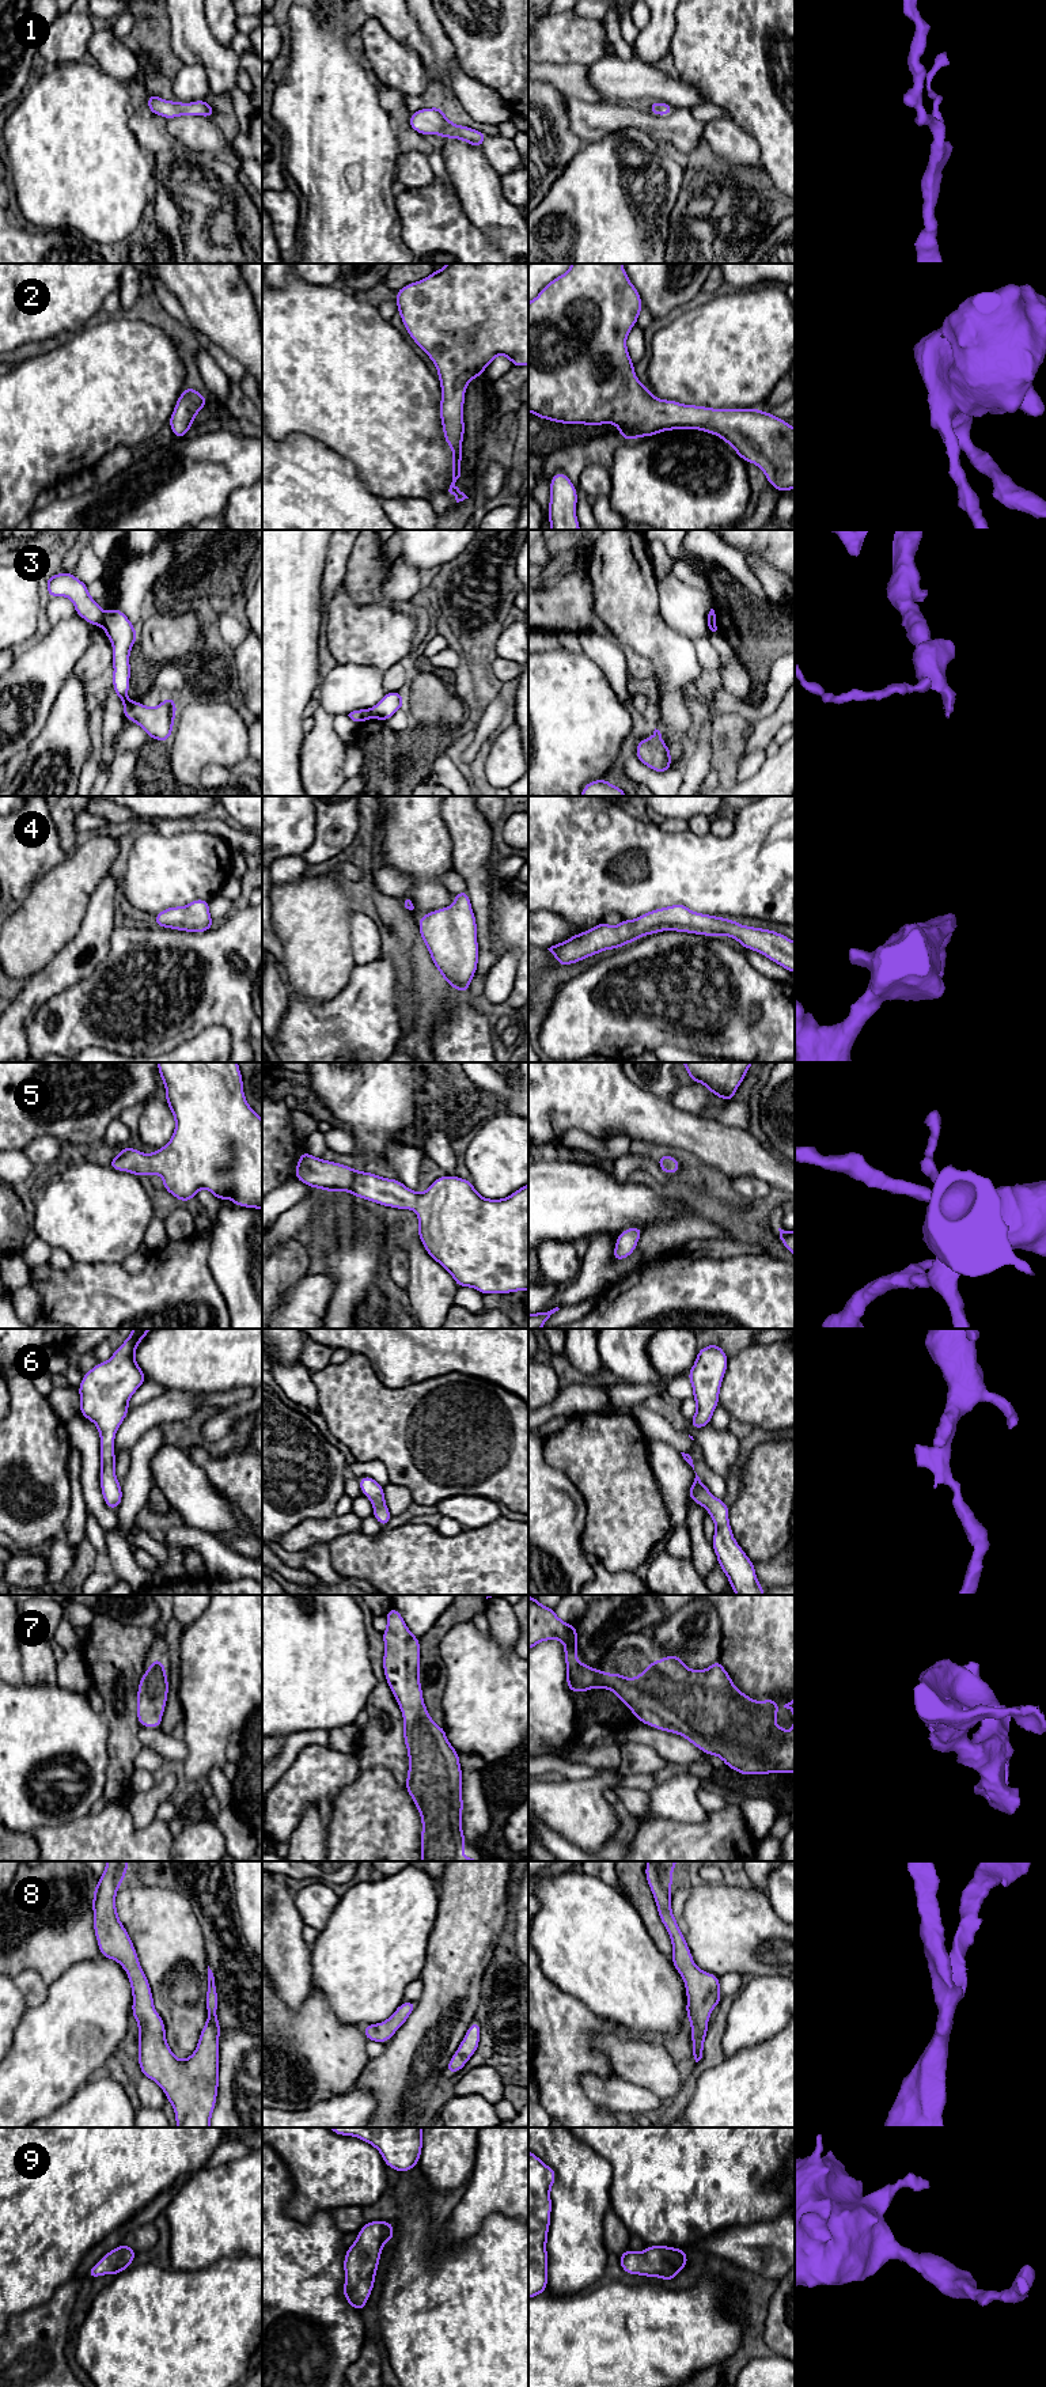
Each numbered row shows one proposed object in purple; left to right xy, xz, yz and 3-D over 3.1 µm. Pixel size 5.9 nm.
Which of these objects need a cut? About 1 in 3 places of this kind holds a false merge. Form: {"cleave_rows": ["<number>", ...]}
{"cleave_rows": ["3"]}

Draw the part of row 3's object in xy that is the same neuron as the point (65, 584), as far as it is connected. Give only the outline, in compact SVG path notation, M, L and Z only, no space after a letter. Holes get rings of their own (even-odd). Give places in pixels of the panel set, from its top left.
M65 571L53 576L48 575L46 587L52 599L68 596L73 602L75 613L88 624L95 626L103 625L105 611L99 607L98 602L90 596L88 586L71 572Z

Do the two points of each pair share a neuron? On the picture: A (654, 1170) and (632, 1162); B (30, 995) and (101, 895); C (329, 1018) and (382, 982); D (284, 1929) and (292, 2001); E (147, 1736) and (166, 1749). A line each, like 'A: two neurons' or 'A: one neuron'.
A: one neuron
B: one neuron
C: one neuron
D: one neuron
E: one neuron

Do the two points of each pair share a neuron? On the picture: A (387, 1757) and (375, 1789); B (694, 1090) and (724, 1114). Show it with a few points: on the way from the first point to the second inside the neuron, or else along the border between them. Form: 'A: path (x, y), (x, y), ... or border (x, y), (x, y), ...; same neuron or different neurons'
A: border (360, 1769), (385, 1768), (404, 1787); different neurons
B: path (701, 1097), (717, 1109); same neuron

